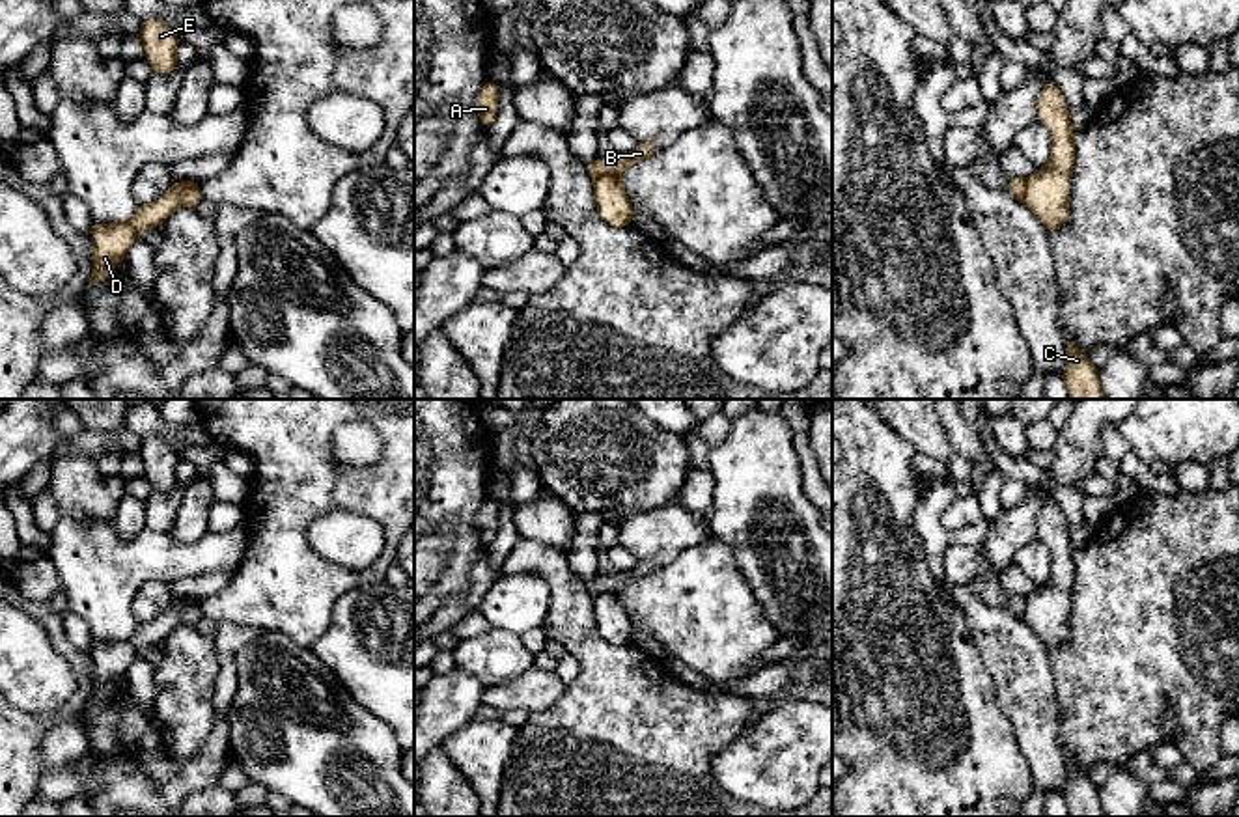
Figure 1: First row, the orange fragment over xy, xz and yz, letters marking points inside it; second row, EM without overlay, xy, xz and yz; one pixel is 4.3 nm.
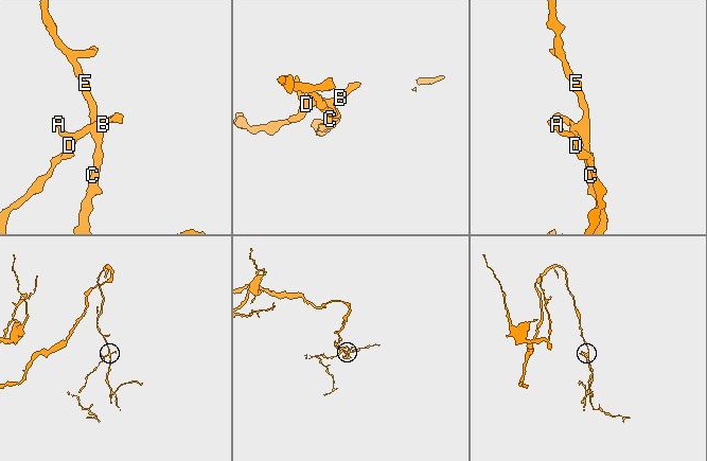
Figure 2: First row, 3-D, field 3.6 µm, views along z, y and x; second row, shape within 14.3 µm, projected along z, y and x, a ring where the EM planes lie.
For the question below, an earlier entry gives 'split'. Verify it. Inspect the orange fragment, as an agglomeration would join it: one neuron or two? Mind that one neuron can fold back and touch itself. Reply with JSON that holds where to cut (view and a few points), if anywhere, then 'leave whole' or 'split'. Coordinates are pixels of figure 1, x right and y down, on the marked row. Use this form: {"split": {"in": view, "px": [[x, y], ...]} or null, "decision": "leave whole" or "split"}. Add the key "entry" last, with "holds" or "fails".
{"split": {"in": "xy", "px": [[183, 181], [180, 204]]}, "decision": "split", "entry": "holds"}

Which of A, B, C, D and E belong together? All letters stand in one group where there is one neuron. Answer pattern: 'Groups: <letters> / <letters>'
Groups: A B D / C E

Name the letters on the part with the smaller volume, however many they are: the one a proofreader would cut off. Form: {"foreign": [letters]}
{"foreign": ["A", "B", "D"]}

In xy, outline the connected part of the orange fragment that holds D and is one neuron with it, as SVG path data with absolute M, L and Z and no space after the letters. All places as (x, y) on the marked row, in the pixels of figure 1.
M175 181L160 200L147 205L140 203L134 216L127 222L91 222L93 272L88 285L103 282L116 269L140 231L159 228L181 205L181 188L183 181Z

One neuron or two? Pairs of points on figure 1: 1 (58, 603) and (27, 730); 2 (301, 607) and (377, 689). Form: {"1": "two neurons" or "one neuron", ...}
{"1": "two neurons", "2": "two neurons"}

